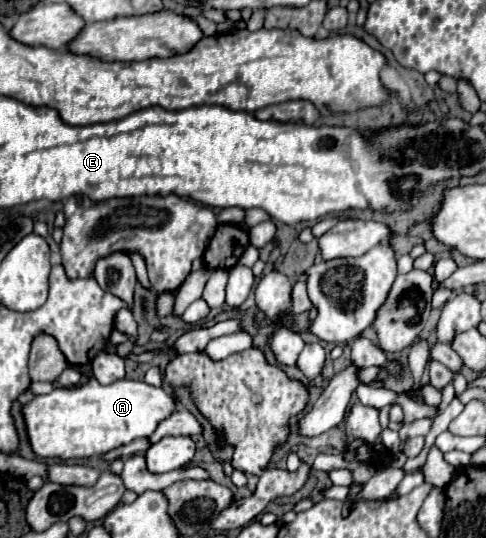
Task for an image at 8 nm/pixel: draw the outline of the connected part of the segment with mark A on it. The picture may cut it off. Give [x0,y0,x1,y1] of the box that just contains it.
[23,377,179,459]

